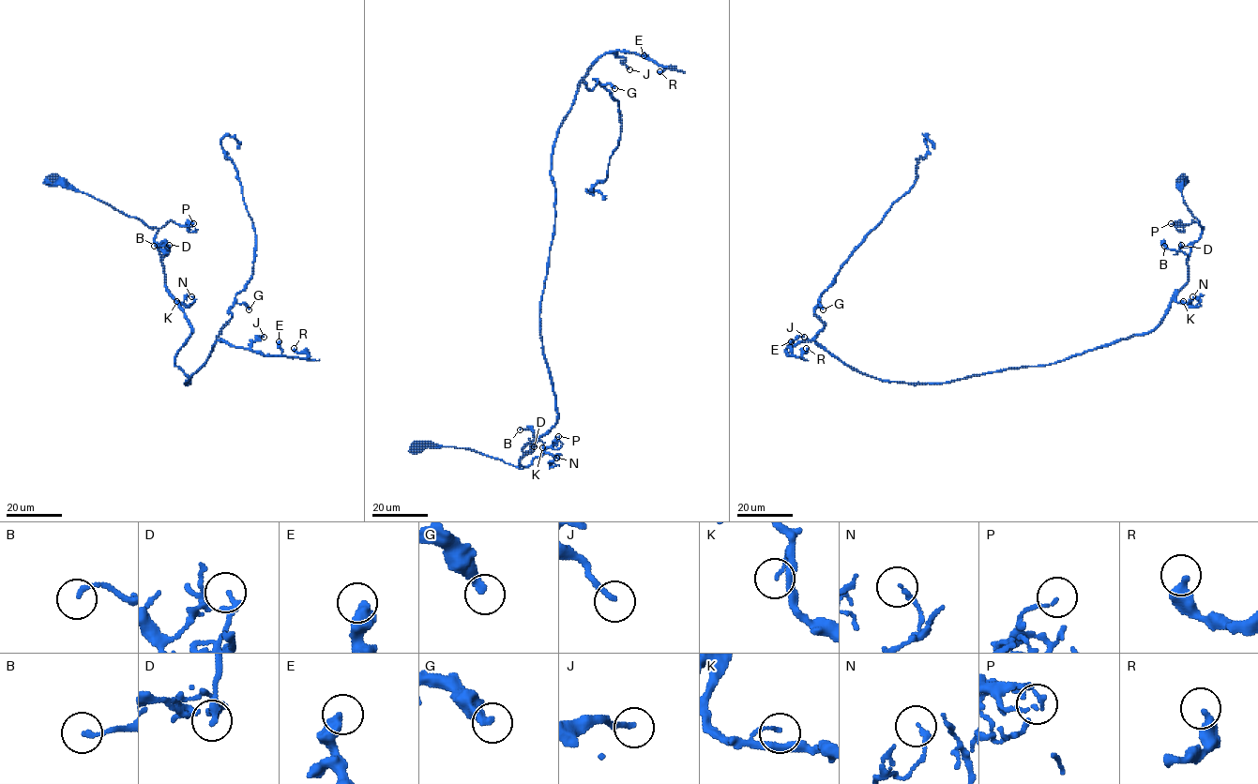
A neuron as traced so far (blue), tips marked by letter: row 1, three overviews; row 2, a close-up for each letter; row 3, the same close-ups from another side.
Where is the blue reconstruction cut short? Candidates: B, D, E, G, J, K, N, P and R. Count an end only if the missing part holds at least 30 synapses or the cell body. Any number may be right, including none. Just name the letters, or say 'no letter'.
no letter

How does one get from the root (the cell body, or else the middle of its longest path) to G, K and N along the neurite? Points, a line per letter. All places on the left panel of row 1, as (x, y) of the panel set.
G: (51, 180), (157, 229), (165, 288), (191, 326), (174, 363), (186, 383), (205, 362), (230, 308), (249, 309)
K: (51, 180), (64, 180), (156, 228), (154, 243), (161, 259), (165, 288), (176, 301)
N: (51, 180), (64, 180), (156, 228), (154, 243), (165, 288), (175, 301), (187, 307), (193, 302), (191, 296)

